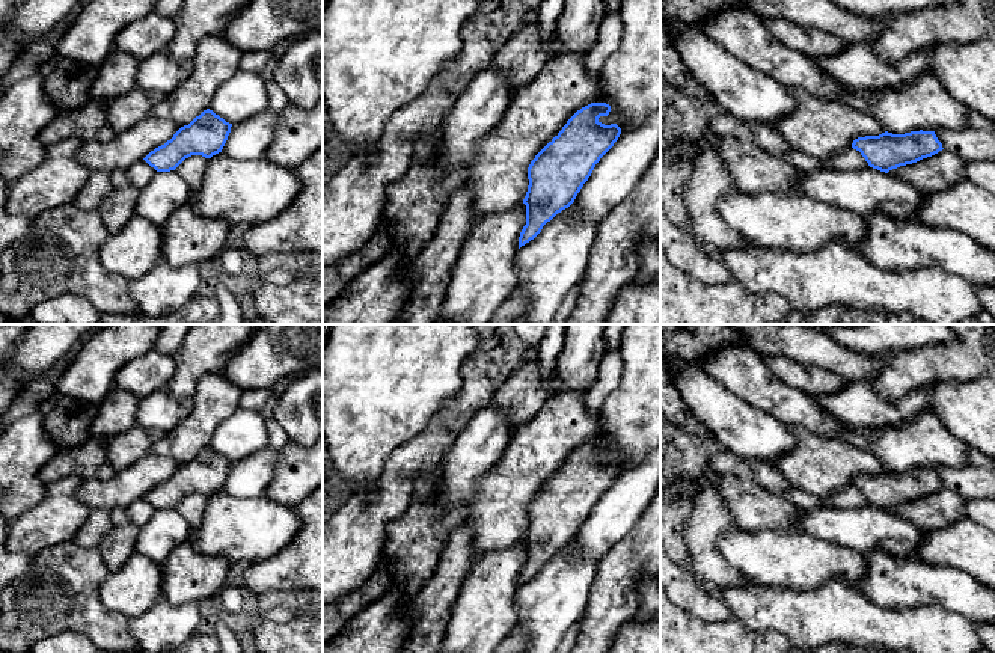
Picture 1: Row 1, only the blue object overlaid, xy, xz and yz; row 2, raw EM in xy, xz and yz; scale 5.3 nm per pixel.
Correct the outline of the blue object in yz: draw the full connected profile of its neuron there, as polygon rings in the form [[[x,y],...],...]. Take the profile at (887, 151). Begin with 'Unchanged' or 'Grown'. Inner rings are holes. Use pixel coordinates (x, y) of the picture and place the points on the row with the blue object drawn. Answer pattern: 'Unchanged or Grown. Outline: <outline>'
Unchanged. Outline: [[[911,131],[905,134],[882,133],[853,140],[870,167],[888,173],[900,166],[917,163],[942,151],[935,131]]]

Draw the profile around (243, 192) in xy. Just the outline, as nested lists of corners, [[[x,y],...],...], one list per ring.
[[[219,152],[208,158],[201,189],[190,202],[204,217],[225,219],[231,226],[247,228],[274,219],[300,190],[294,169],[265,157],[235,160]]]

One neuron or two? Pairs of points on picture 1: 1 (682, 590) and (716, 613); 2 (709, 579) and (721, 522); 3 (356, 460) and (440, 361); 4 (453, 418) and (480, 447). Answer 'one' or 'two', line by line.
1: one
2: one
3: one
4: two

